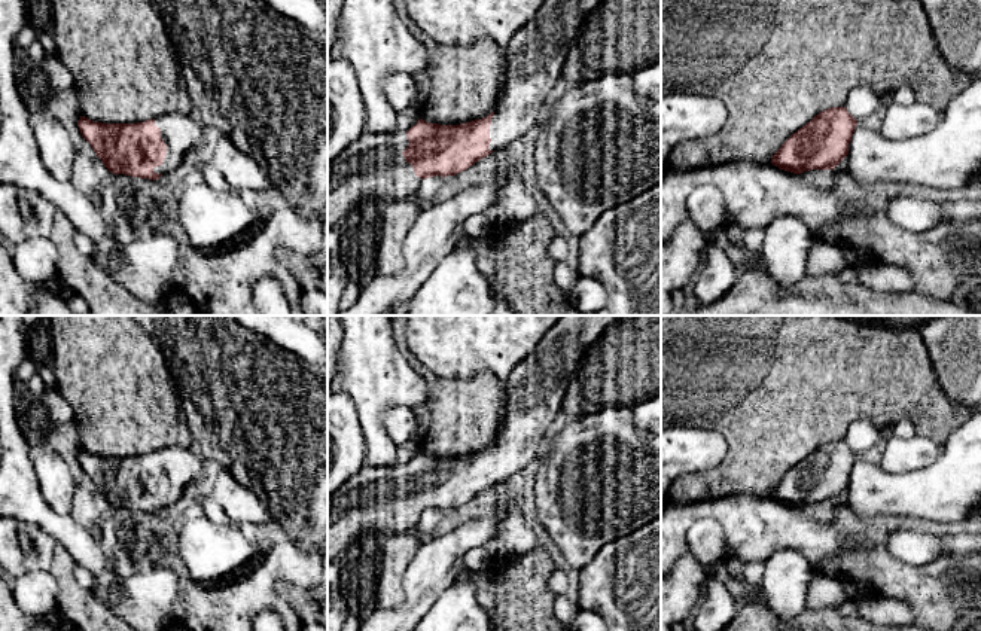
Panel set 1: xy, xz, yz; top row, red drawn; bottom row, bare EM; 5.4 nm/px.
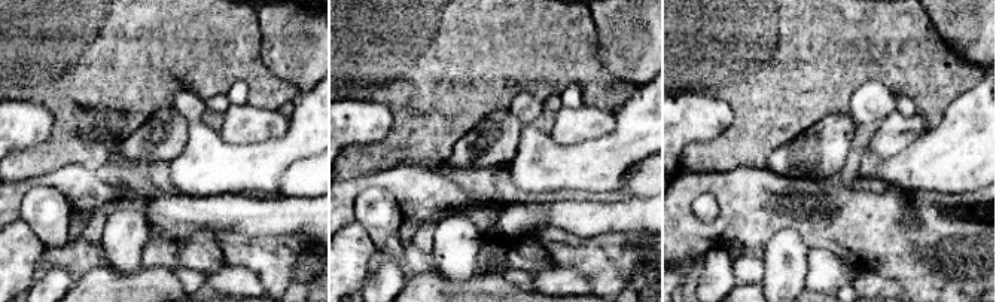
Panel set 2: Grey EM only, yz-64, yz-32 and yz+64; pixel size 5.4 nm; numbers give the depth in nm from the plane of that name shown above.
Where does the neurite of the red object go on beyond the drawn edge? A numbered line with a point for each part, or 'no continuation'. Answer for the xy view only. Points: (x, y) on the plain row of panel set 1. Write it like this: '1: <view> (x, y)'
1: xy (180, 466)

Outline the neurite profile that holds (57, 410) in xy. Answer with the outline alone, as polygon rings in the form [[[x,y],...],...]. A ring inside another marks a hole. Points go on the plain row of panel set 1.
[[[48,388],[42,397],[42,408],[51,426],[73,421],[73,408],[57,388]]]

